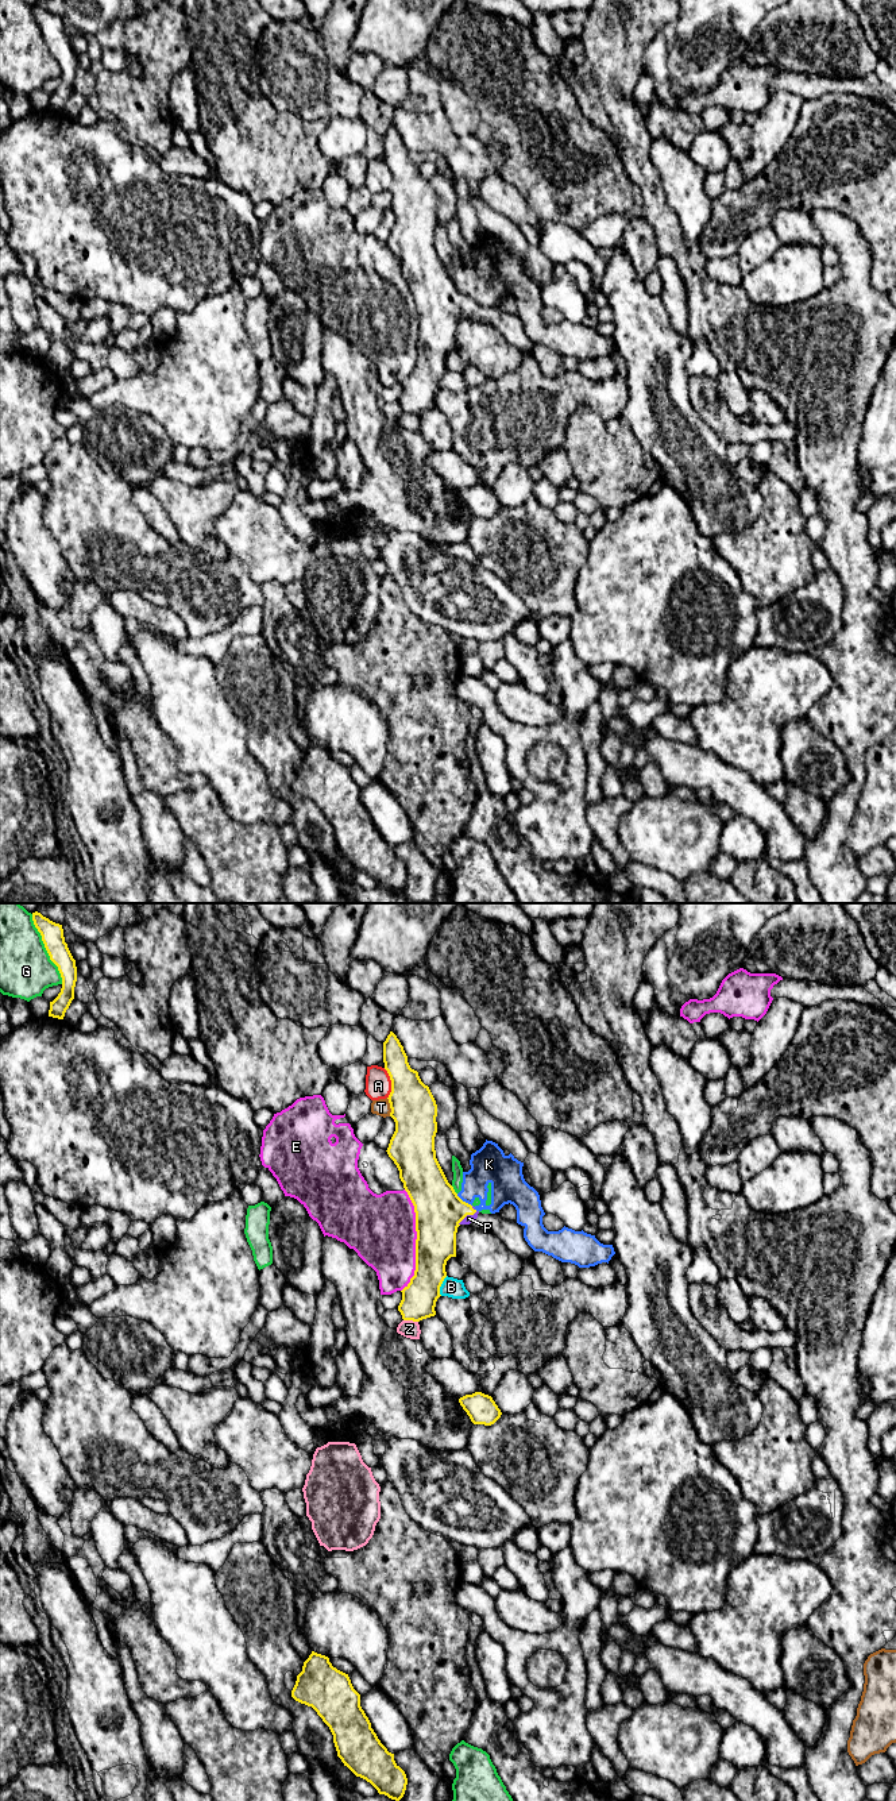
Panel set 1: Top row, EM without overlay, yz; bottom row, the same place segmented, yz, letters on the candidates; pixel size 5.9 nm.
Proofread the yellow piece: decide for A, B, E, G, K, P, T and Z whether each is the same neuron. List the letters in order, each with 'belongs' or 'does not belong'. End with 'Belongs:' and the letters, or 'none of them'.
A: does not belong
B: does not belong
E: does not belong
G: does not belong
K: does not belong
P: belongs
T: does not belong
Z: does not belong
Belongs: P

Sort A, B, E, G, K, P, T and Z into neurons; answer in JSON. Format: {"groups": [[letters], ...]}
{"groups": [["A"], ["B"], ["E"], ["G", "K"], ["P"], ["T"], ["Z"]]}

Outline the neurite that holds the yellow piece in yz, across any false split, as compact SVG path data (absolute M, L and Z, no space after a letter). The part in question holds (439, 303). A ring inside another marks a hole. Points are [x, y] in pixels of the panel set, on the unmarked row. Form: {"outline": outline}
{"outline": "M393 124L383 135L383 155L391 173L387 192L395 215L386 244L414 298L417 324L416 363L401 383L398 404L403 413L420 414L436 408L447 354L456 350L457 320L470 317L479 304L457 289L436 251L436 193L410 161Z"}

